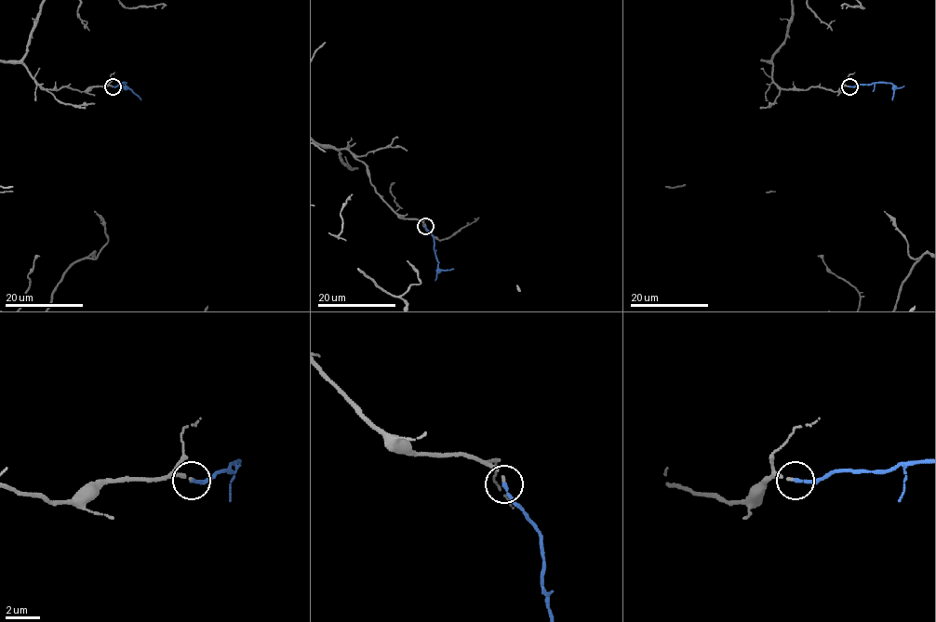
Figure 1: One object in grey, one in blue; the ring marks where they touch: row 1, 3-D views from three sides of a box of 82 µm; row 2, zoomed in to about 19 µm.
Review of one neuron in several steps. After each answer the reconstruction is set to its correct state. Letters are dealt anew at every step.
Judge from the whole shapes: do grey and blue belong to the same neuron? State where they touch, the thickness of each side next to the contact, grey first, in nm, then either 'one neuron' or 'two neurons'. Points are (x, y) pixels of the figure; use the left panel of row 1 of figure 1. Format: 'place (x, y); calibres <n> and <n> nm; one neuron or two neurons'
place (113, 86); calibres 150 and 200 nm; one neuron

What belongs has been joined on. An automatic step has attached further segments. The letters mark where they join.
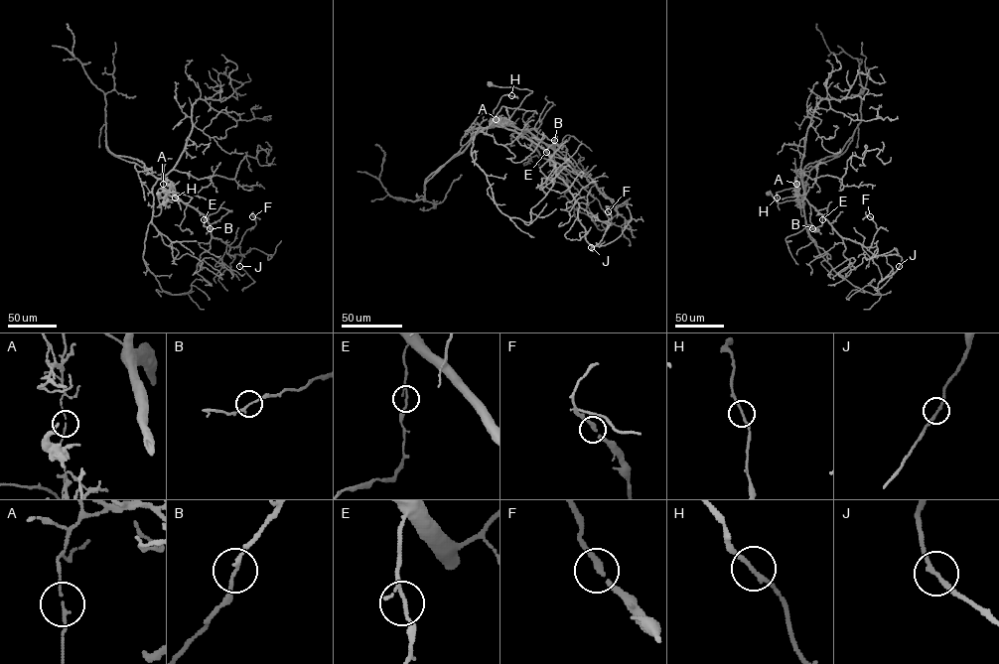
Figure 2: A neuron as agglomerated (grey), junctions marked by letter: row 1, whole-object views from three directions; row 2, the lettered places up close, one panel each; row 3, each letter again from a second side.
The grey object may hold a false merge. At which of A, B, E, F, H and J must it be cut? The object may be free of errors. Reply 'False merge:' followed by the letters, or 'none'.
False merge: A

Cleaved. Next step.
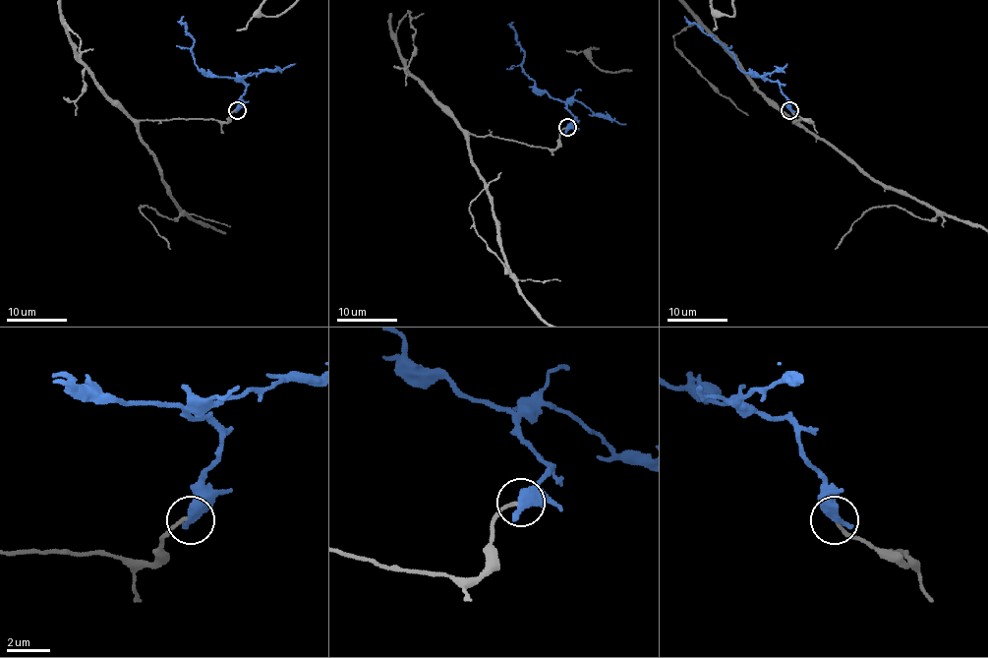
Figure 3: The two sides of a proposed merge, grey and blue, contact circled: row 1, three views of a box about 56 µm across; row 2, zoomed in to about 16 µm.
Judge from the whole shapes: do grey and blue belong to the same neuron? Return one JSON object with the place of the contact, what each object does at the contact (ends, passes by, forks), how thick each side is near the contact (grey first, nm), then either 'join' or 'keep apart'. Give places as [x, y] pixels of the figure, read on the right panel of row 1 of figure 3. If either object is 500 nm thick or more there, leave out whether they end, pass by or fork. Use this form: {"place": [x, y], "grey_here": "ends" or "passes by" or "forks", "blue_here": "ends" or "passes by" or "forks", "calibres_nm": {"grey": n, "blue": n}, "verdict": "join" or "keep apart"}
{"place": [789, 110], "calibres_nm": {"grey": 150, "blue": 550}, "verdict": "keep apart"}

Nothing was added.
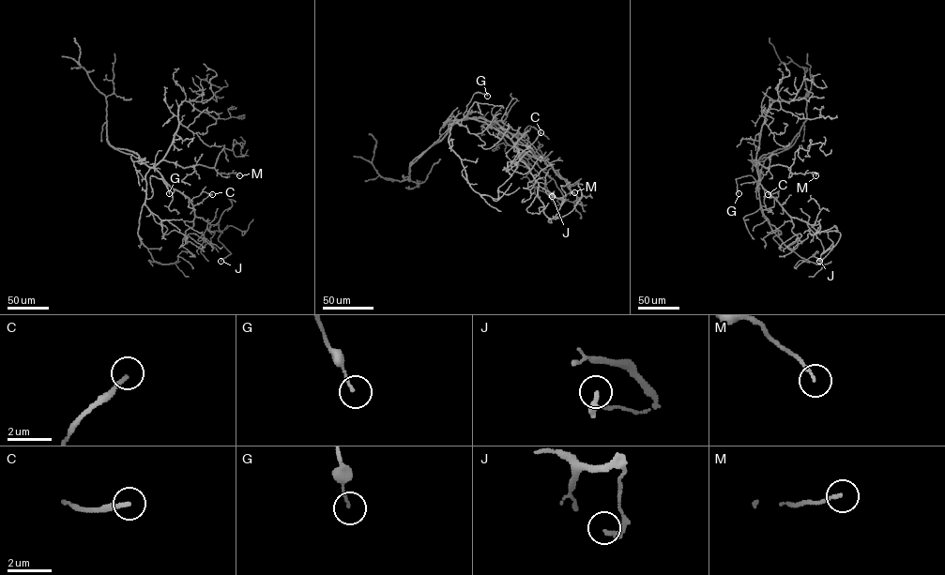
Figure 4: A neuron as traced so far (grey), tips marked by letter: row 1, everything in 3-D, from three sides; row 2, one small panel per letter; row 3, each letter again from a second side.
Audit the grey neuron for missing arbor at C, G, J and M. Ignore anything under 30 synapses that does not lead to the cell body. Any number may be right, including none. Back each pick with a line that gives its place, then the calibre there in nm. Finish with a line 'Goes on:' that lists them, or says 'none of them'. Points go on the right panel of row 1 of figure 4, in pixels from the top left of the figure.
C: Place: (768, 194). Thickness 180 nm
Goes on: C

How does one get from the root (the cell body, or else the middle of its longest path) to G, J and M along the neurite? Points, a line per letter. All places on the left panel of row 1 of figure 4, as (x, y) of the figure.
G: (144, 162), (149, 168), (145, 177), (146, 198), (152, 196), (150, 182), (152, 175), (162, 180), (169, 193)
J: (144, 162), (188, 197), (194, 215), (209, 224), (209, 232), (221, 232), (218, 240), (231, 253), (221, 261)
M: (144, 162), (151, 167), (162, 159), (183, 168), (201, 164), (214, 168), (219, 174), (236, 172), (239, 175)

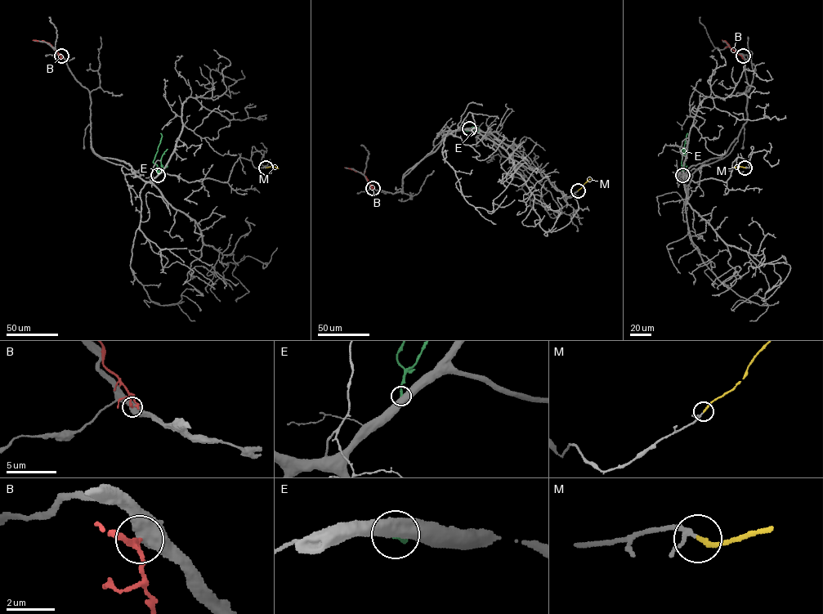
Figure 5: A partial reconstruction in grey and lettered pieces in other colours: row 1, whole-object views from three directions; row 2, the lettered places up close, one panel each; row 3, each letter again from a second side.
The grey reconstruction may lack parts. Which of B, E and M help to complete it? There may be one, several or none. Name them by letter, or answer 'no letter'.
M

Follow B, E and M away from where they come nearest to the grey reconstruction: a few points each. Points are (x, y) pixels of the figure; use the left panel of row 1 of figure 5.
B: (61, 56), (48, 42), (33, 40)
E: (158, 175), (157, 165), (153, 161), (160, 142), (160, 133)
M: (266, 167), (278, 168)

